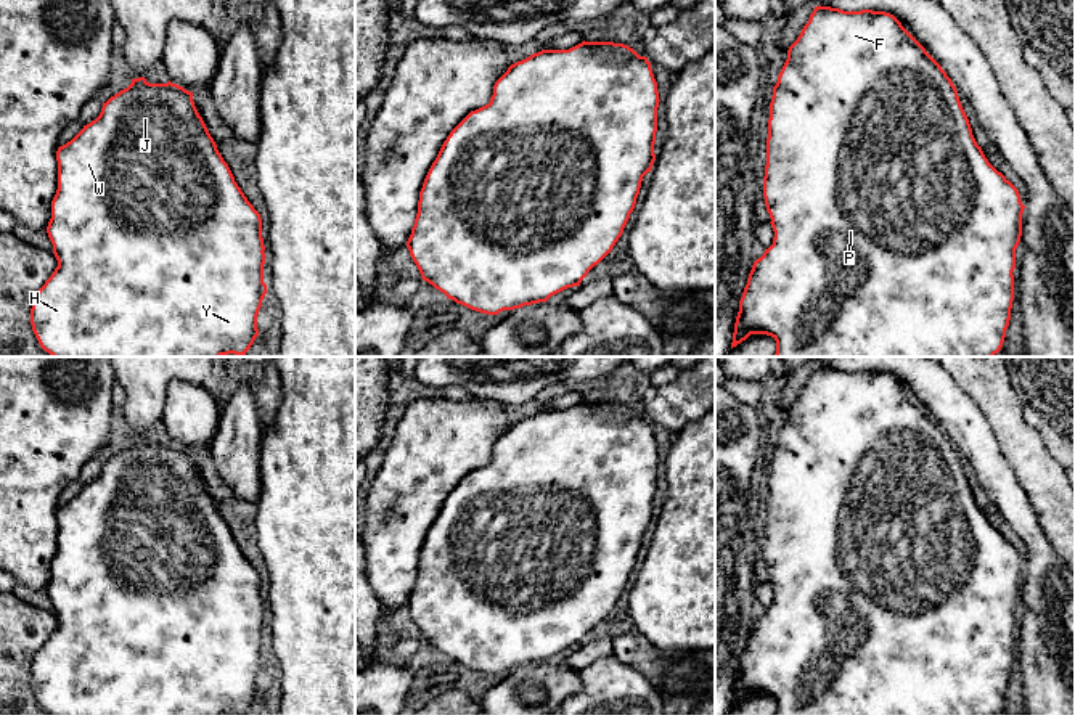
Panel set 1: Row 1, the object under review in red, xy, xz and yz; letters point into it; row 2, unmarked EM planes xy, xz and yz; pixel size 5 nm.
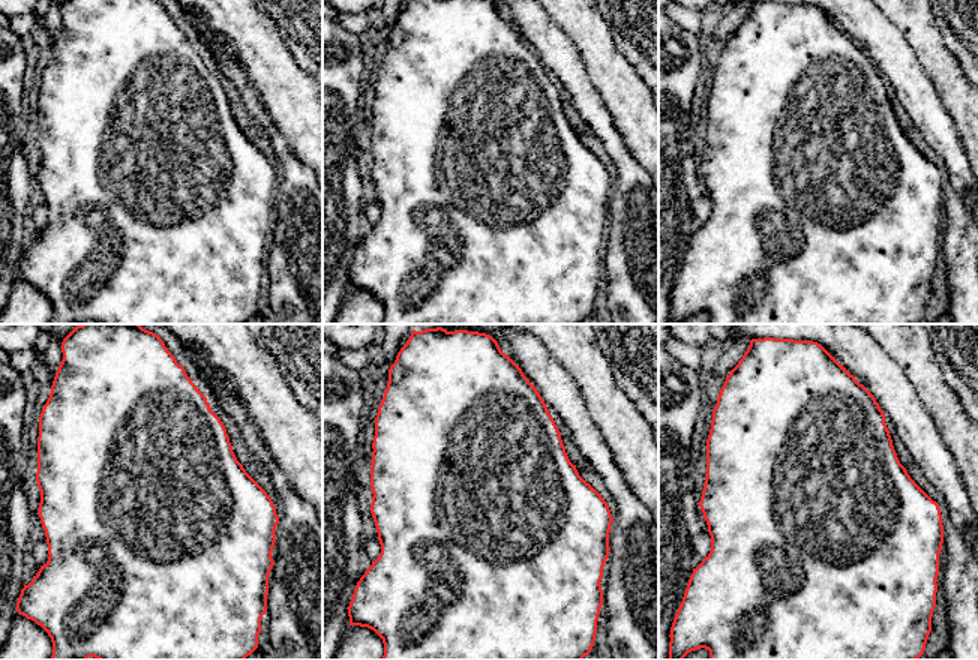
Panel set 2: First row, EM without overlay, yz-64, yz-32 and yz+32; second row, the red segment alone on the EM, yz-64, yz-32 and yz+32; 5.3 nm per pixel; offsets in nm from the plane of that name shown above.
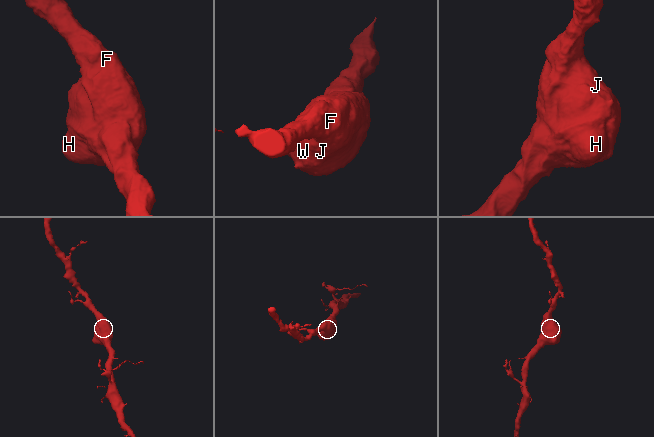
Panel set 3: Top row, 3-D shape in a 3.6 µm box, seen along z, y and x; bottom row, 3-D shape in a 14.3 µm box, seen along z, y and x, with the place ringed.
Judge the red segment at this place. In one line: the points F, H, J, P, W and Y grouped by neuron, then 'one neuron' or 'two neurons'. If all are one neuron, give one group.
F H J P W Y | one neuron

